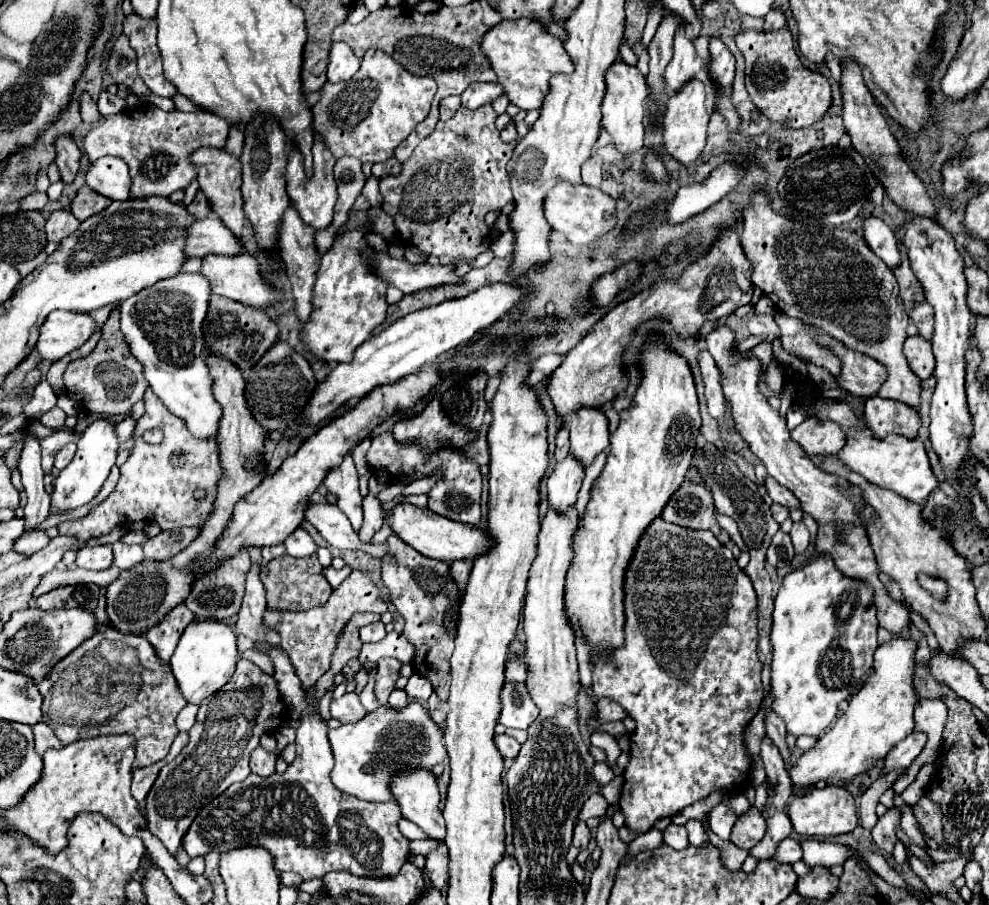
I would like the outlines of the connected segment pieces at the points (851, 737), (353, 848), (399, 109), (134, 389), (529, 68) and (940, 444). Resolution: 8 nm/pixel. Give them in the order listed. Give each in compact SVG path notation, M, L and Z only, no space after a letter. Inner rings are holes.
M892 638L880 644L874 652L874 674L870 674L862 690L850 698L846 712L836 724L818 738L816 746L802 754L792 766L790 778L794 786L812 786L818 780L850 780L864 774L884 760L888 752L914 730L914 706L918 694L914 688L914 652L918 642L906 638Z
M304 692L306 702L310 702L310 712L300 712L300 726L296 730L296 760L288 766L286 774L272 774L268 778L250 774L244 782L232 784L224 796L218 796L198 812L192 826L188 828L182 848L188 856L204 856L206 852L228 852L240 846L264 846L272 852L276 860L276 870L290 870L300 874L304 880L326 876L334 870L346 870L358 876L390 876L400 872L410 856L408 840L398 830L398 820L402 818L396 802L366 802L356 796L340 792L332 780L330 772L334 766L332 750L328 742L328 724L318 712L318 698Z
M370 48L360 70L348 82L326 82L322 100L312 106L314 130L322 136L334 158L352 156L360 162L384 162L394 156L396 146L428 116L436 94L432 76L410 74L386 52Z
M112 310L108 322L102 326L98 346L86 358L78 358L68 364L64 372L66 394L76 400L78 406L98 414L122 414L128 412L138 400L142 400L148 380L144 378L142 364L132 356L124 334L120 332L120 312Z
M530 18L502 20L500 24L496 24L484 36L482 52L490 58L490 64L508 100L522 110L540 110L544 96L550 92L550 78L560 72L574 72L572 60L564 50L564 44Z
M930 218L910 220L904 226L904 252L910 258L912 270L924 288L928 304L934 308L934 338L932 348L936 356L934 376L938 380L932 408L930 408L930 442L934 452L946 470L946 476L954 486L960 484L960 462L968 456L968 438L972 432L972 418L968 416L968 404L964 396L964 370L966 370L966 350L970 346L972 312L966 304L968 284L964 278L964 260L956 250L952 234L948 234L940 224Z

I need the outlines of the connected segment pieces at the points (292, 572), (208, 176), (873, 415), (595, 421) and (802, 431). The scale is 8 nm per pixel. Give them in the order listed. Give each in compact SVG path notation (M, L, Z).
M288 554L274 558L268 566L262 568L262 584L266 588L268 608L284 608L284 610L308 610L314 606L322 606L330 594L332 586L322 574L322 564L316 556L308 558L292 558Z
M200 148L192 154L192 162L196 164L196 170L198 170L198 184L200 184L200 190L206 194L212 210L220 216L222 224L226 228L232 230L232 234L236 238L242 238L242 226L246 222L246 216L244 216L244 210L242 210L242 192L240 192L240 186L242 186L242 166L240 166L240 160L232 154L228 154L226 150L212 150L212 148Z
M868 398L864 410L866 426L872 430L872 436L884 440L888 434L900 434L906 438L916 438L920 428L920 416L914 408L900 404L896 400Z
M580 408L568 418L570 430L570 452L584 464L590 466L596 454L600 454L610 440L608 418L598 408Z
M806 418L792 430L792 440L802 446L804 452L814 454L838 454L846 444L844 430L832 420Z

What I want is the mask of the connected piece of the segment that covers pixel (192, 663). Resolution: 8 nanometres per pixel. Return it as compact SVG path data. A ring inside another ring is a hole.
M194 618L186 626L172 654L170 668L174 678L178 680L180 692L184 694L186 702L200 704L204 698L212 696L212 692L222 688L232 678L236 662L238 662L238 650L236 650L236 634L232 626L226 620L218 620L218 618Z

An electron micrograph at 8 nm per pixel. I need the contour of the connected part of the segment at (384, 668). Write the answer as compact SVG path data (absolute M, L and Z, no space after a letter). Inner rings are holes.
M380 658L378 660L378 672L376 672L376 698L386 704L390 692L394 690L394 684L398 680L402 662L396 658Z

